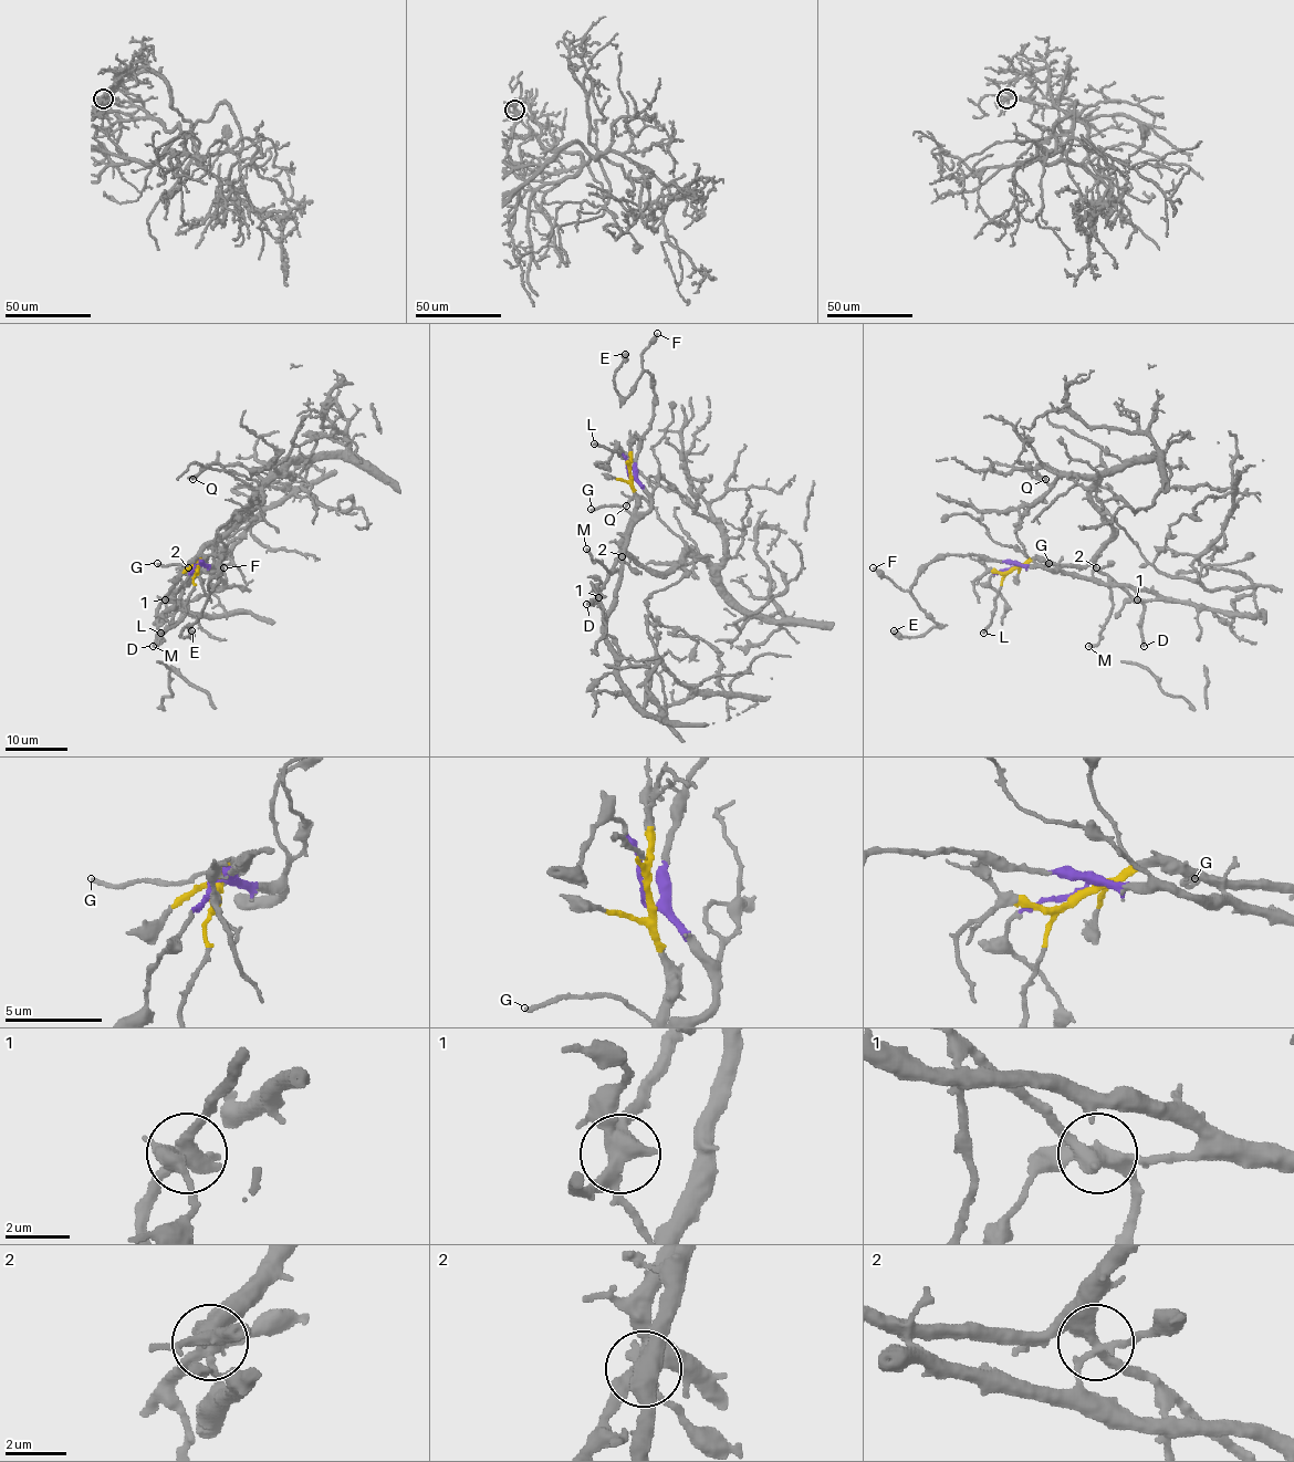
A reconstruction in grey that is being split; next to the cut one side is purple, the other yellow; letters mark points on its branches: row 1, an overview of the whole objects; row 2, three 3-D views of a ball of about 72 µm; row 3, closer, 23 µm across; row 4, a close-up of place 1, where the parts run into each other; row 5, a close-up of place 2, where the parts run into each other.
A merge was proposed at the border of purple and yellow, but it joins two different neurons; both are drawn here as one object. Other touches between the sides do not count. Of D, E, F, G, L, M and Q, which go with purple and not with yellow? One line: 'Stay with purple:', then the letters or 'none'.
Stay with purple: E, F

